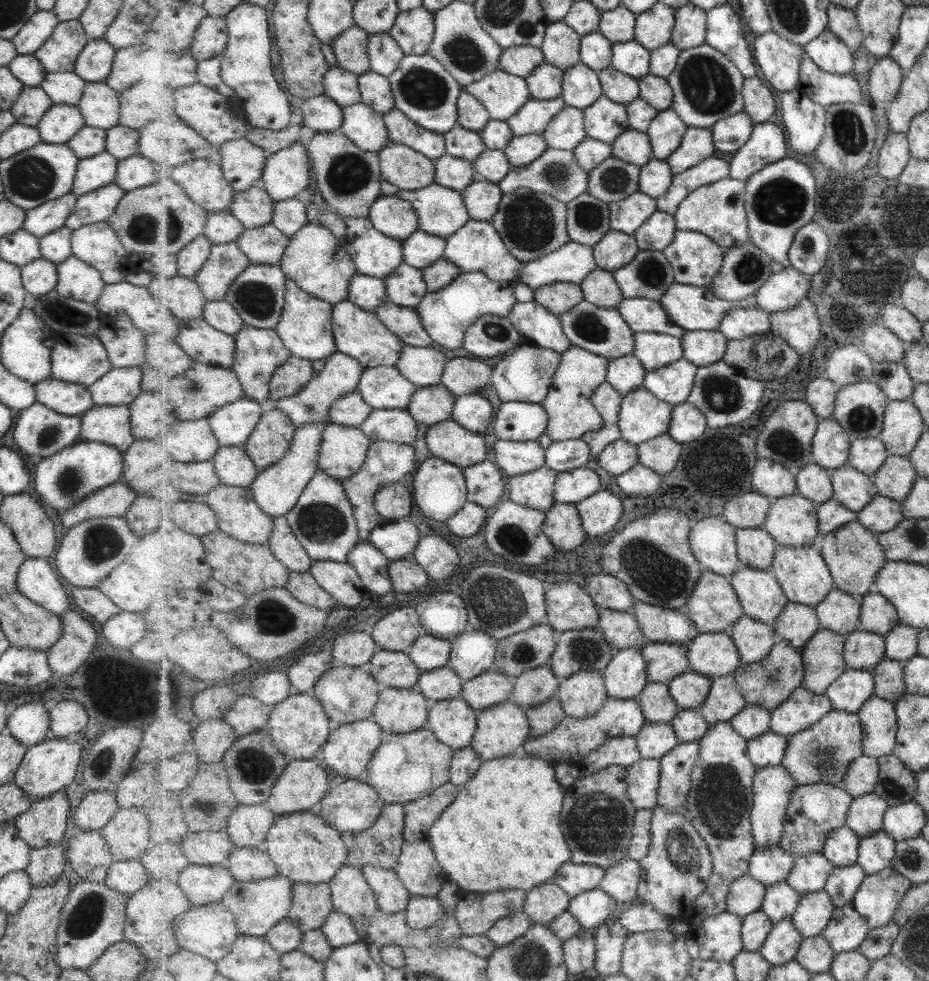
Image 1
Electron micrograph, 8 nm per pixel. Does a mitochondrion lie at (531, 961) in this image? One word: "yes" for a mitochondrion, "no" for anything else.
yes

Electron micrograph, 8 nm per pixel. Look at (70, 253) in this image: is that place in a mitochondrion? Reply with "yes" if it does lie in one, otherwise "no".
no

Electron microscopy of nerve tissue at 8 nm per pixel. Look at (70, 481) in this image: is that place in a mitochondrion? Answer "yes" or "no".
yes

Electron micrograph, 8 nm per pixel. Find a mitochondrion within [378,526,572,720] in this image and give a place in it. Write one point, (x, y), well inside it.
(499, 602)

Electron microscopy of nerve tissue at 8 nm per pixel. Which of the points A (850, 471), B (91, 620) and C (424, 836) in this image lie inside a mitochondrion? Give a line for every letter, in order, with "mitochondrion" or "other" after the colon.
A: other
B: other
C: other

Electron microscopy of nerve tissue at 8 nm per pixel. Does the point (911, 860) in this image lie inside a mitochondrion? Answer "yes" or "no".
yes

